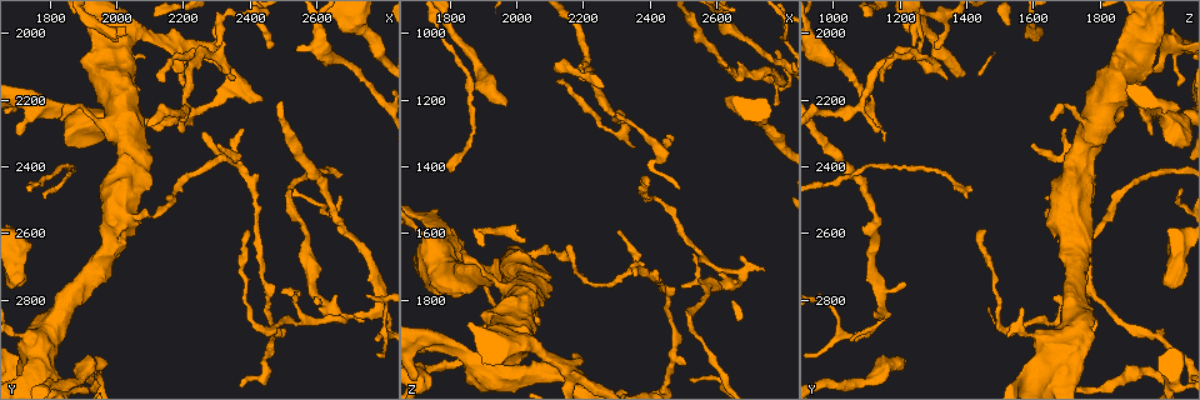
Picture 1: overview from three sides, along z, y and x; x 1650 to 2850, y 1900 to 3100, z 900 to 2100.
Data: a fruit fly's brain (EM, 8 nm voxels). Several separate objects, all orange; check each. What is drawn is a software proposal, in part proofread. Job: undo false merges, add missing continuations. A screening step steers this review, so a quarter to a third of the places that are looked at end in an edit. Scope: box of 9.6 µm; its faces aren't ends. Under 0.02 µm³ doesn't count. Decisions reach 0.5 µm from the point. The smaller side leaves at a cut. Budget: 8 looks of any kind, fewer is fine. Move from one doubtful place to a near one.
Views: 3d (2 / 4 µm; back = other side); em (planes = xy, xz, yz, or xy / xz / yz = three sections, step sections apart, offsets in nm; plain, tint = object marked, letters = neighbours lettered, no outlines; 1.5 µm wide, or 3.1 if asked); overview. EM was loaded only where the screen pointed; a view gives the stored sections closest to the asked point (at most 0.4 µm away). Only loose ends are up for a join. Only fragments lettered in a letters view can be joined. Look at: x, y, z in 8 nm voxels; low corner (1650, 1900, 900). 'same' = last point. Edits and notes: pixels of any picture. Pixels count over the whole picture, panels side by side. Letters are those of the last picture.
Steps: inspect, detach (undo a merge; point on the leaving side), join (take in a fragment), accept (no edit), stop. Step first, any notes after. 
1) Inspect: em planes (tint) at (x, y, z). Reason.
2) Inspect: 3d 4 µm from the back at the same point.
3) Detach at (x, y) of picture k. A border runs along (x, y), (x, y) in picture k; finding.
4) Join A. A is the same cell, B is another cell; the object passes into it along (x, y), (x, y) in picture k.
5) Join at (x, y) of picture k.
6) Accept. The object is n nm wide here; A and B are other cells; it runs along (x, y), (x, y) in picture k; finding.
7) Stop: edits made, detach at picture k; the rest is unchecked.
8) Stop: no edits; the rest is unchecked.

Inspect: em xy step 4 (letters) at (2350, 2140, 1350). Branch stops here.

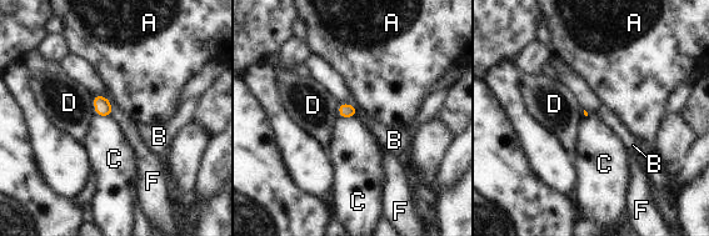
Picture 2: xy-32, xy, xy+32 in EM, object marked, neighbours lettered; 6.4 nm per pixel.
Accept. A, B, C, D and F are other cells; a border runs along (355, 115), (339, 118) in picture 2; none of them fits.

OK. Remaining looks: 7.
Inspect: 3d 4 µm at (2780, 2930, 1050). Tapers out.

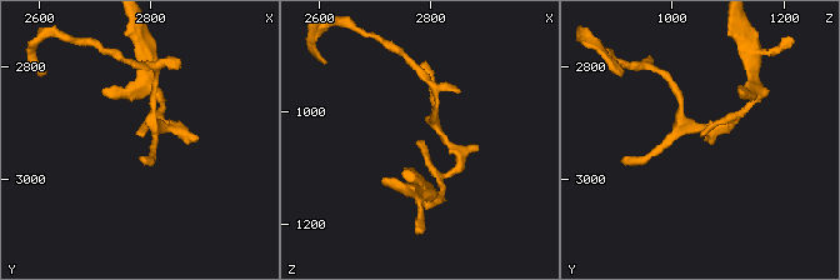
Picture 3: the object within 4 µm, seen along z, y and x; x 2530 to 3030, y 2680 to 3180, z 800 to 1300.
Inspect: em planes (letters) at (2770, 2925, 1050).

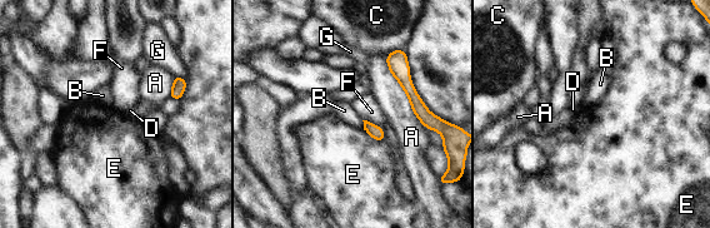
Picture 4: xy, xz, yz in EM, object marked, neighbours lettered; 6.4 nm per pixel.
Accept. A, B, C, D, E, F and G are other cells; a border runs along (364, 129), (373, 138), (384, 140) in picture 4; no lettered fragment goes on from it.

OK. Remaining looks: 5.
Inspect: 3d 4 µm at (1900, 2050, 1840). Thick end.

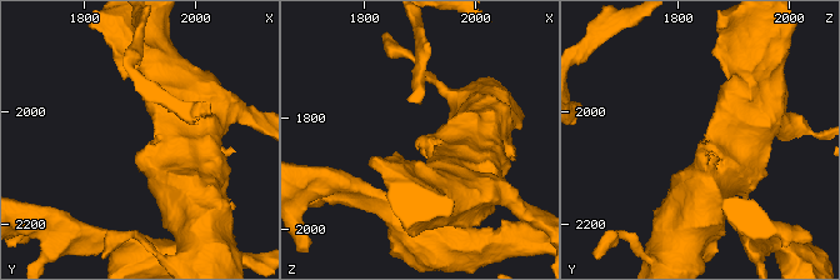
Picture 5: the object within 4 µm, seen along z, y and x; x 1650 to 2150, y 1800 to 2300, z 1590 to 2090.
Inspect: em xy step 8 (tint) at (1915, 2060, 1850). Now the EM.

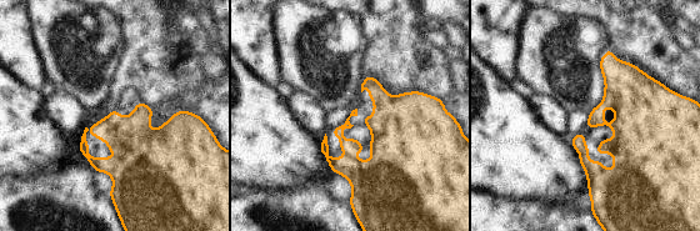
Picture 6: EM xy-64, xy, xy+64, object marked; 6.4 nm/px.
Inspect: em xy step 8 (letters) at the same point. What lies round it.

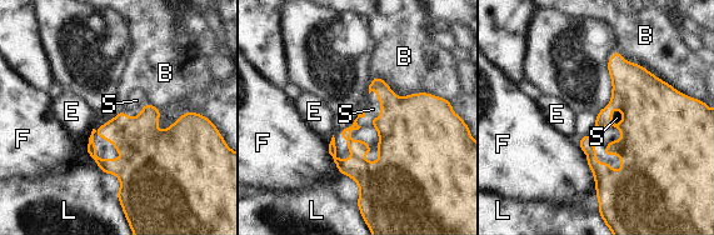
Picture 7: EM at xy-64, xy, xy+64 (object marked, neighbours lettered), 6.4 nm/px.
Join S. S is the same cell, B, E, F and L are other cells; the object passes into it along (414, 130), (382, 109), (373, 109) in picture 7; it goes on there.

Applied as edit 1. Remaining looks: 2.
Stop: edits made, join at picture 7; the rest is unchecked.

